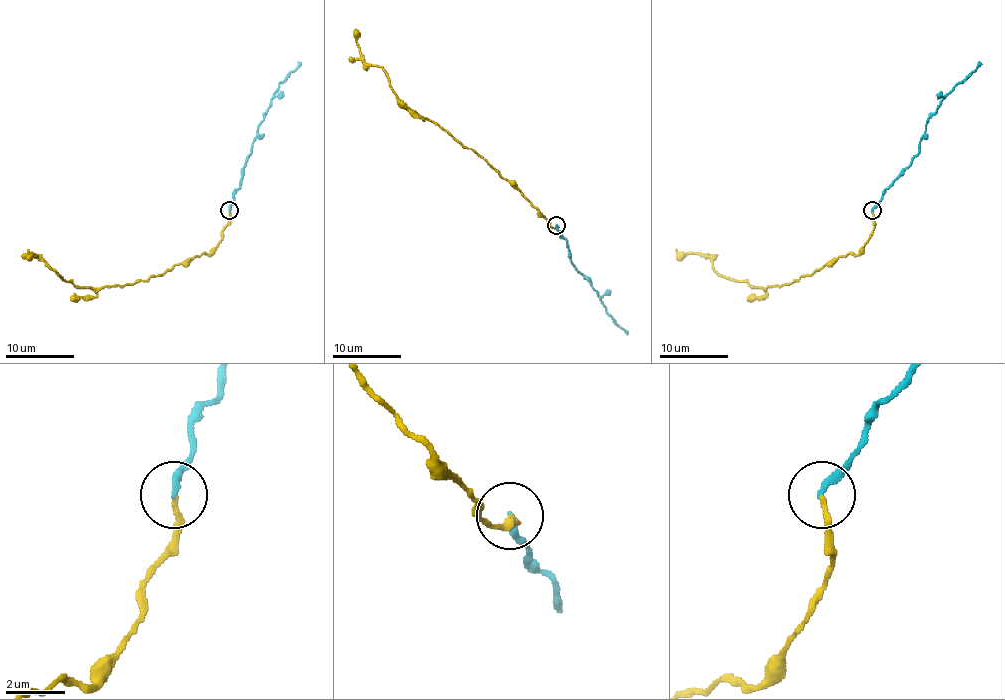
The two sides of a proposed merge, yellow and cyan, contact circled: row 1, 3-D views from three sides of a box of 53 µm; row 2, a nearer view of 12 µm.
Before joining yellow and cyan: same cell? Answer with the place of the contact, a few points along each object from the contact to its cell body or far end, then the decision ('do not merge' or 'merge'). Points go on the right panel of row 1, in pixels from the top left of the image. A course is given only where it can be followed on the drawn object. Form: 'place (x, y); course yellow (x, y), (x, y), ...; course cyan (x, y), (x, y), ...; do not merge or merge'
place (872, 210); course yellow (872, 211), (875, 226), (858, 254), (841, 256), (797, 280), (766, 288), (720, 276), (708, 257), (675, 249); course cyan (872, 211), (882, 194), (918, 152), (925, 126), (944, 97), (977, 68), (978, 61); merge

